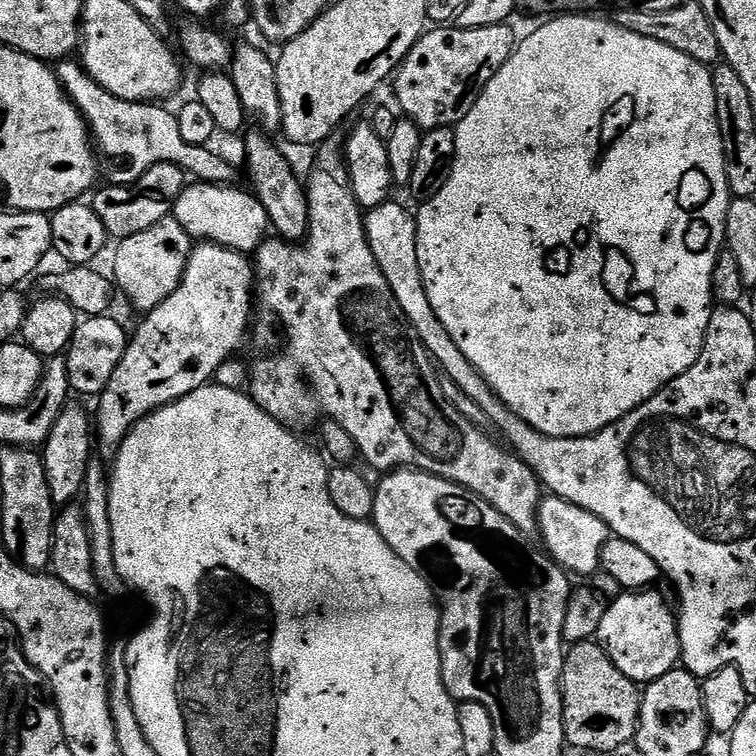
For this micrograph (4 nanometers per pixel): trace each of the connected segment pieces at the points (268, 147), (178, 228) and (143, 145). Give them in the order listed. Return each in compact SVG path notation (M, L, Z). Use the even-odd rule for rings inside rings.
M255 130L244 140L244 160L248 163L248 176L252 179L251 191L266 206L268 219L277 237L289 242L308 234L310 214L308 213L308 193L305 185L296 177L292 164L280 153L280 148L271 140L269 133Z
M174 216L163 219L149 230L131 235L120 241L116 257L115 285L129 303L148 313L160 305L181 284L182 274L188 265L194 241Z
M65 58L55 65L54 71L64 92L74 102L74 106L84 115L88 131L101 157L109 156L121 164L119 183L133 182L150 166L176 164L189 177L206 184L228 184L232 168L224 156L211 152L211 147L190 145L182 138L178 128L178 116L169 112L160 102L137 102L123 100L110 90L98 86L94 78L75 59Z

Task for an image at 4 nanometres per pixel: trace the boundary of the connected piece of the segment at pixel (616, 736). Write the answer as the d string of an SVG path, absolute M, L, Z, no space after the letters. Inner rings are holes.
M595 639L573 643L565 651L564 665L560 674L560 693L562 694L562 718L564 719L564 738L569 745L585 748L588 752L616 752L633 743L636 739L636 727L640 725L641 685L635 684L602 650Z

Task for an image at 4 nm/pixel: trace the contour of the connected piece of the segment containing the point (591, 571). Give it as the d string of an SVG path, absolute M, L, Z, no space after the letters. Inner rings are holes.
M551 494L545 495L538 510L538 536L544 539L543 547L548 555L573 577L591 578L601 571L602 550L610 538L610 533L606 522L602 522L598 514L590 514L590 510L574 506L574 502L566 502Z

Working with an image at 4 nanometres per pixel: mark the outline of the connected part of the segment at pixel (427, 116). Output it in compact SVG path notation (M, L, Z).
M508 24L482 26L481 28L436 26L425 31L394 73L396 100L401 108L399 111L407 119L413 120L424 132L435 128L452 128L459 124L462 118L466 118L466 114L470 114L474 102L478 102L490 78L494 78L498 69L511 58L512 53L516 51L517 43L518 35L516 36L515 30Z

